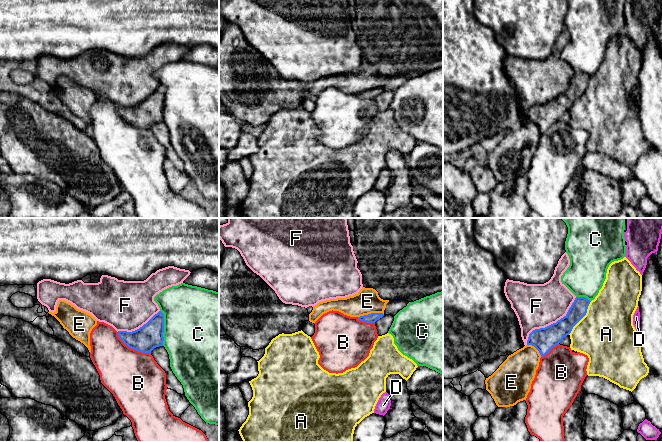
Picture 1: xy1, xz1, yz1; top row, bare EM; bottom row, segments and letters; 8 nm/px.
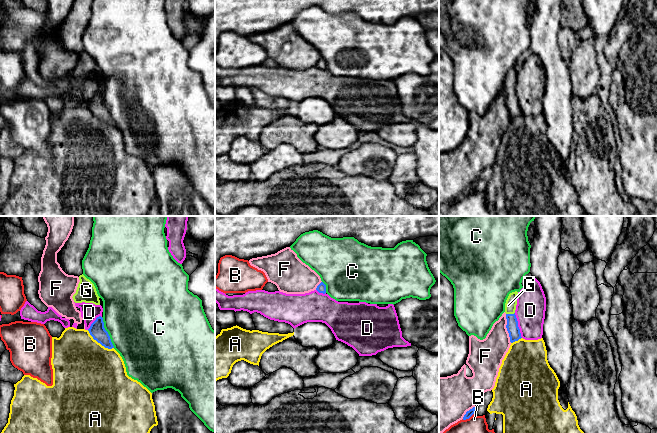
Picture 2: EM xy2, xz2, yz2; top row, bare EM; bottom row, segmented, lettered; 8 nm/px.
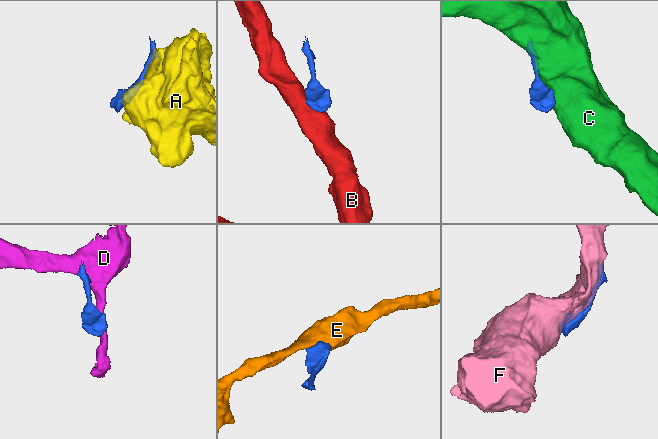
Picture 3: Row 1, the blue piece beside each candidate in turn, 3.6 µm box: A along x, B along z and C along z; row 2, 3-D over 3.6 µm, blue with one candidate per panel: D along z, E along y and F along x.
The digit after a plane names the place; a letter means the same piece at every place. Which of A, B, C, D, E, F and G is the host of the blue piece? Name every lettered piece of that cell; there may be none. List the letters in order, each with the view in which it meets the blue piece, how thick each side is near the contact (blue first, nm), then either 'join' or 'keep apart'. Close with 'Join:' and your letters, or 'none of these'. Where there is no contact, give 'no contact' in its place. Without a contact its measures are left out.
A: contact in yz1; calibres 150 and 460 nm; keep apart
B: contact in xy1; calibres 200 and 440 nm; keep apart
C: contact in xy1; calibres 200 and 500 nm; keep apart
D: contact in yz2; calibres 100 and 240 nm; keep apart
E: contact in xz1; calibres 80 and 200 nm; keep apart
F: contact in yz1; calibres 190 and 360 nm; keep apart
G: contact in yz2; calibres 100 and 100 nm; join
Join: G

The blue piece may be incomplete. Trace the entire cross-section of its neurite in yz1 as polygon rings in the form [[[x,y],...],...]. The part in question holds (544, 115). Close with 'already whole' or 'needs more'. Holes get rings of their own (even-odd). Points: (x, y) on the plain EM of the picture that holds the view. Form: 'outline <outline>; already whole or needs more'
outline [[[576,73],[563,94],[545,104],[533,106],[529,110],[527,121],[534,122],[541,133],[545,132],[569,111],[573,103],[586,91],[590,78],[585,73]]]; already whole

